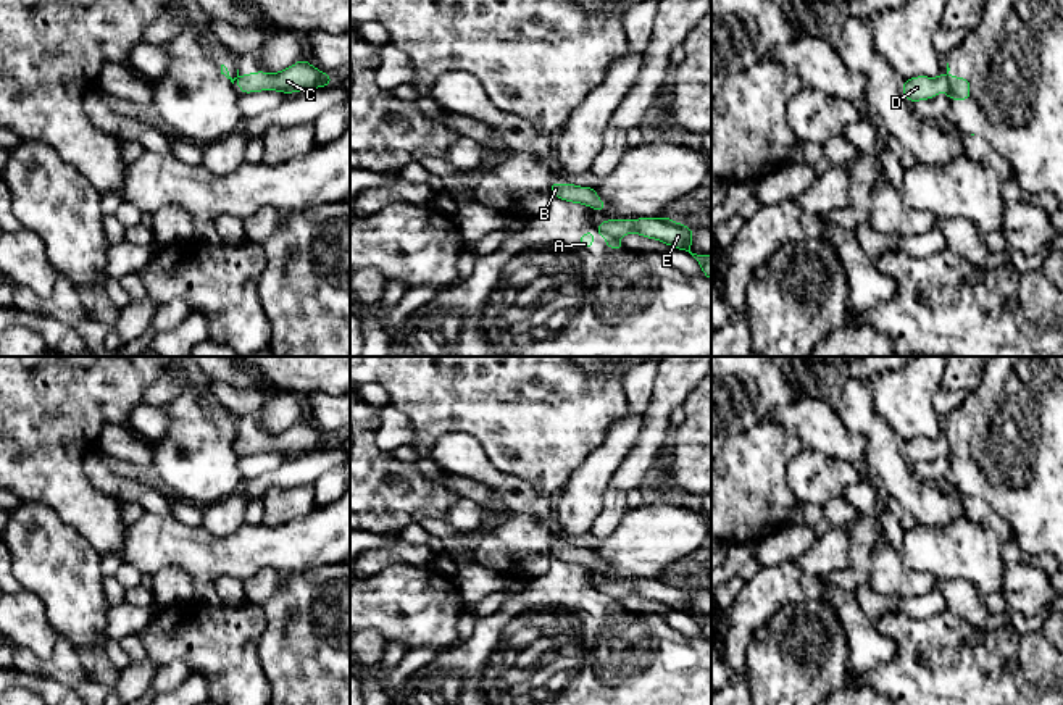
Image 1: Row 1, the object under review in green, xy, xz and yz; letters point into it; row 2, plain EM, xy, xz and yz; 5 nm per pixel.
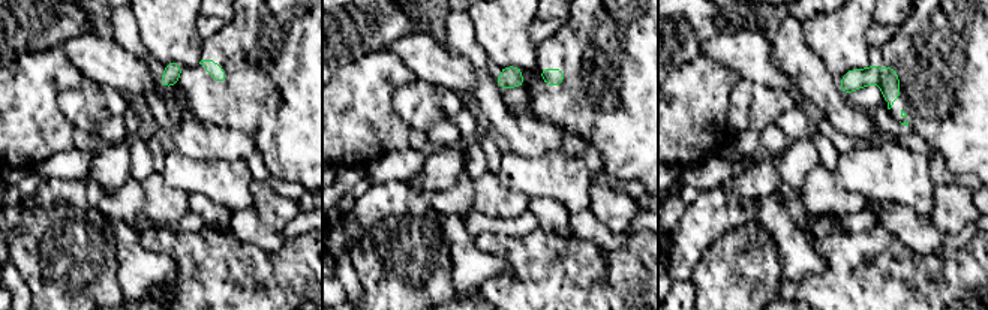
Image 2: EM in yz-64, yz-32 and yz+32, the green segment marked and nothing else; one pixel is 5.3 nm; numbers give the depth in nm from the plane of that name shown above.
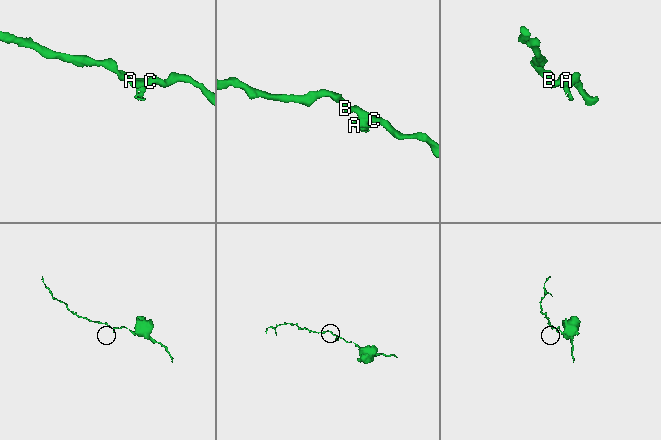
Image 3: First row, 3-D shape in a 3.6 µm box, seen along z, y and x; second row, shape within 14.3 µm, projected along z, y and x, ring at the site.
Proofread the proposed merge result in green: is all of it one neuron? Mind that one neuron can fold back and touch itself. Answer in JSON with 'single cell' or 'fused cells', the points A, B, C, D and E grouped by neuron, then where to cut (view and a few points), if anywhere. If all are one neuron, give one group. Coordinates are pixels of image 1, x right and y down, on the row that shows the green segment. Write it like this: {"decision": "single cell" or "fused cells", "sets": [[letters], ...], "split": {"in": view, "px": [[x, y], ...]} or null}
{"decision": "fused cells", "sets": [["A"], ["B", "C", "D", "E"]], "split": {"in": "yz", "px": [[946, 76], [947, 87]]}}

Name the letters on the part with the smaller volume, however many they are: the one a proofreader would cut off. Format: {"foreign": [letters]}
{"foreign": ["A"]}

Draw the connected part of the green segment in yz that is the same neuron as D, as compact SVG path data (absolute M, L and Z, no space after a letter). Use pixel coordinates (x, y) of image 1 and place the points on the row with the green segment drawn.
M940 73L940 76L936 79L928 76L916 76L916 77L907 79L902 84L902 92L905 98L910 103L913 103L918 100L932 98L937 94L942 94L947 87L948 87L947 76Z

